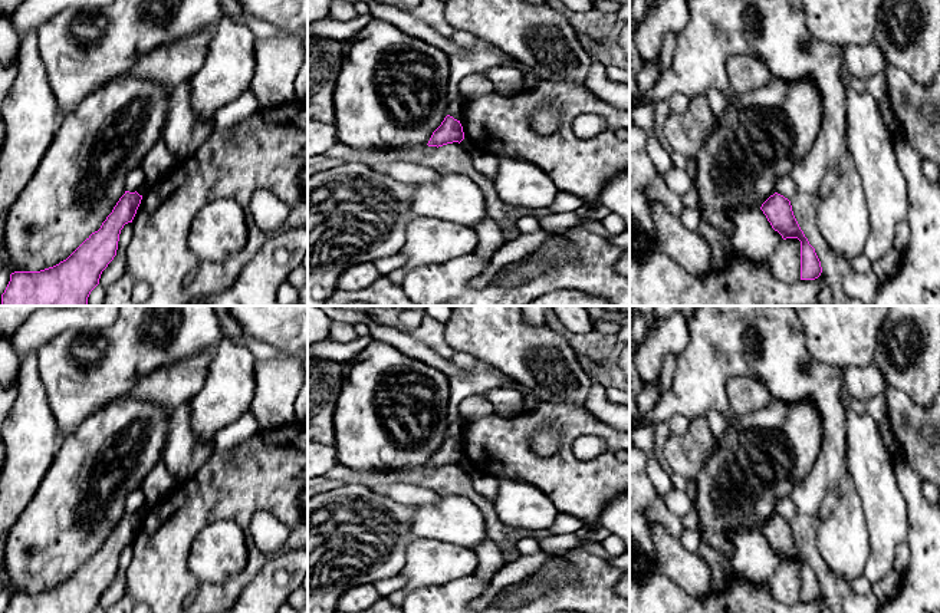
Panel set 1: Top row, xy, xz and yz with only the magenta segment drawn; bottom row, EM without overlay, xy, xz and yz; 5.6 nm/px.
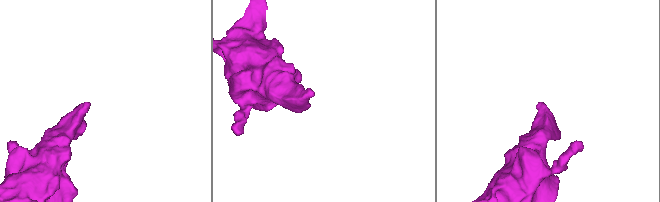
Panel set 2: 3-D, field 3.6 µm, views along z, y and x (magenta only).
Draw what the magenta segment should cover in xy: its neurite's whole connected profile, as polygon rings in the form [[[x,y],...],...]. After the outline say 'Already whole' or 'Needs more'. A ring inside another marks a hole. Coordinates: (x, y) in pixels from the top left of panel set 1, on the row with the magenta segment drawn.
[[[137,191],[119,198],[101,228],[92,233],[66,260],[40,271],[14,271],[1,294],[0,306],[88,306],[91,291],[99,284],[102,271],[114,260],[121,230],[132,223],[142,195]]]. Already whole

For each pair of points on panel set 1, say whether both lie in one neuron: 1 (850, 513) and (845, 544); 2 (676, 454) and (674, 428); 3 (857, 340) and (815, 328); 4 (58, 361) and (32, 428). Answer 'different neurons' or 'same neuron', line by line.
1: same neuron
2: different neurons
3: same neuron
4: different neurons

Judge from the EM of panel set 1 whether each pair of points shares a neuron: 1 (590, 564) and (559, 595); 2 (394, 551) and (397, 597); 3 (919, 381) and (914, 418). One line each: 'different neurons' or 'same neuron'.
1: same neuron
2: different neurons
3: different neurons

